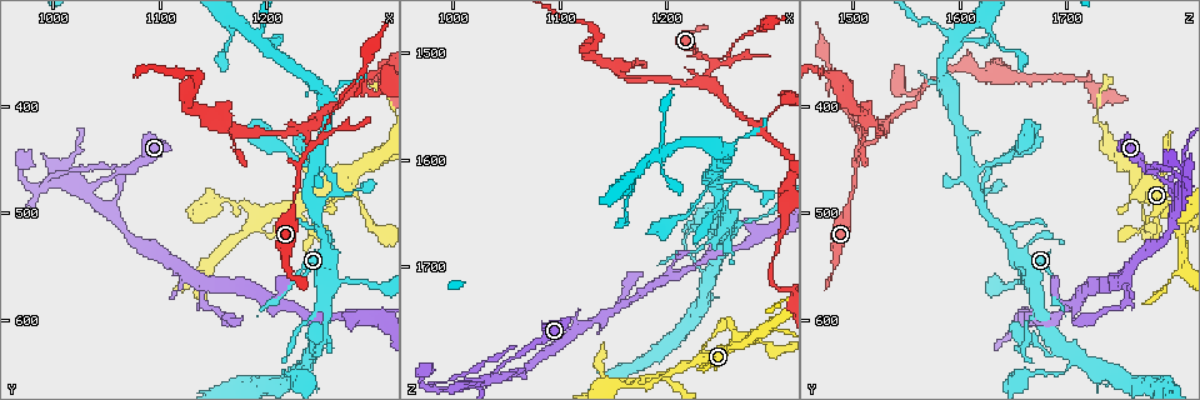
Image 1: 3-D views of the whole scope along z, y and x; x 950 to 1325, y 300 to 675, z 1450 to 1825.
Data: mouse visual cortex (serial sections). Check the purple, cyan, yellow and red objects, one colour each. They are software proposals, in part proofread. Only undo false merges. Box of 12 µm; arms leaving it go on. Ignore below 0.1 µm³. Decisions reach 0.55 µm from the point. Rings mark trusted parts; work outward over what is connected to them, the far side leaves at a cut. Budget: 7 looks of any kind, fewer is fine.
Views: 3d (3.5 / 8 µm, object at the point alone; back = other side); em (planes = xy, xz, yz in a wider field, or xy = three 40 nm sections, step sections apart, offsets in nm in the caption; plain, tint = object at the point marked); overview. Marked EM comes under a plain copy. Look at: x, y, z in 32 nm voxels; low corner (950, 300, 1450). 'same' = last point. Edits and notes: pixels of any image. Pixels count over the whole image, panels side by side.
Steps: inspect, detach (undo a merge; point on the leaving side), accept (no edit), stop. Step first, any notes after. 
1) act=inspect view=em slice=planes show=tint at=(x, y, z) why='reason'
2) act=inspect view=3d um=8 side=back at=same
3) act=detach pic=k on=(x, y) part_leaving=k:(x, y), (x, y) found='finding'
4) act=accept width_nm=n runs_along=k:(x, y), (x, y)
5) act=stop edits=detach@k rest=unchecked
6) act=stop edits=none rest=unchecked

act=inspect view=3d um=3.5 at=(1204, 500, 1800) why='branch point'

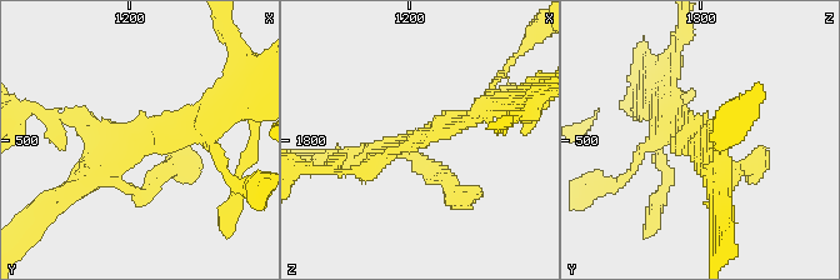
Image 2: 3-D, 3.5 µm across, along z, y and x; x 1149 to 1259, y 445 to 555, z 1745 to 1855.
act=accept arms=3 runs_along=2:(205, 125), (144, 136), (71, 190) found='one cell here'

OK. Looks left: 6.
act=inspect view=3d um=3.5 at=(1272, 474, 1770) why='two arms in line, one across'

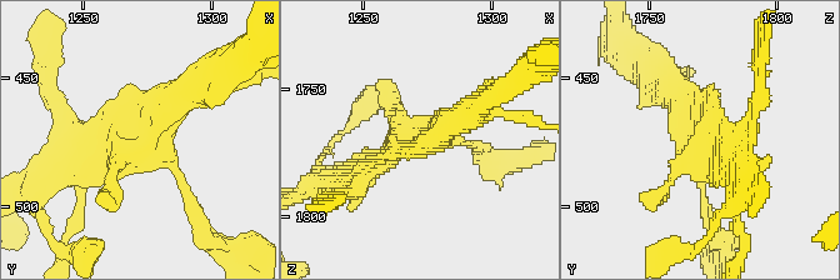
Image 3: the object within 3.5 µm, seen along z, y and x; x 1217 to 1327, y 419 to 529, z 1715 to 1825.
act=inspect view=em slice=xy step=1 show=tint at=(1276, 474, 1769)

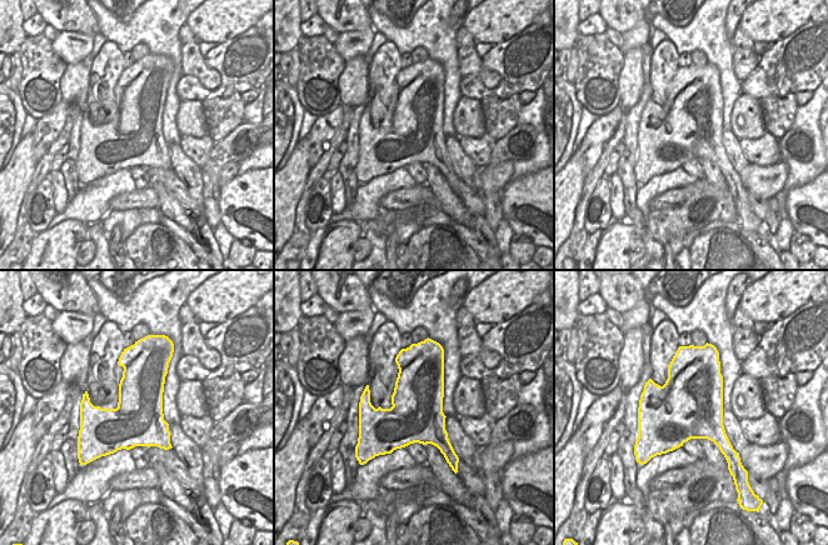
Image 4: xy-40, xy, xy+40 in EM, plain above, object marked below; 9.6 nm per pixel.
act=accept runs_along=3:(78, 164), (131, 153), (200, 88) found='all the same cell'

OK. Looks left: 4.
act=inspect view=3d um=3.5 at=(1240, 468, 1612)

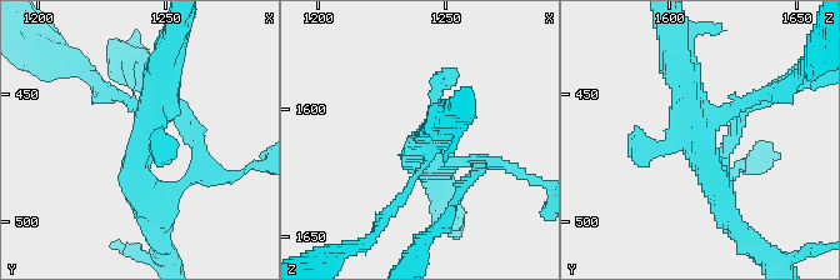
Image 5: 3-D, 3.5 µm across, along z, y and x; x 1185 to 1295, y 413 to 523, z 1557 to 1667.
act=inspect view=em slice=xy step=5 show=tint at=(1241, 466, 1612)

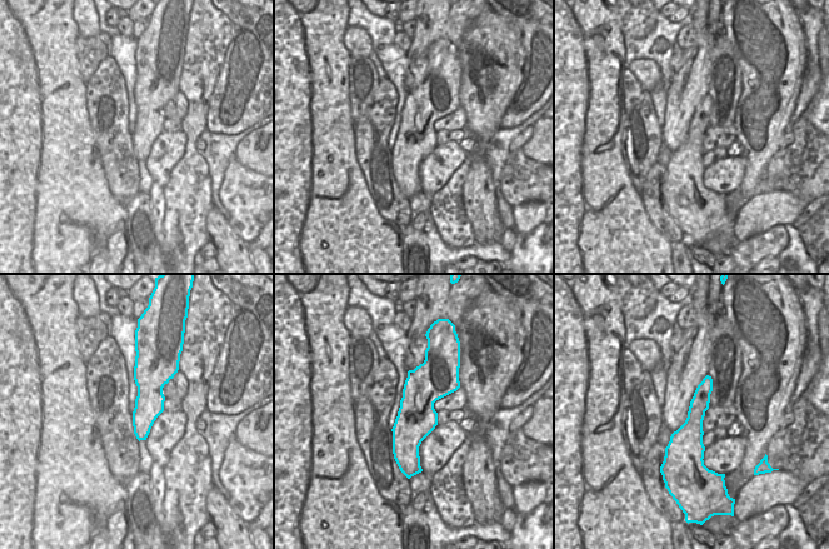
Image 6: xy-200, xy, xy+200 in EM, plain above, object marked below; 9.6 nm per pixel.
act=accept runs_along=5:(725, 206), (680, 61) found='one cell here'

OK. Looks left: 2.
act=stop edits=none rest=unchecked

